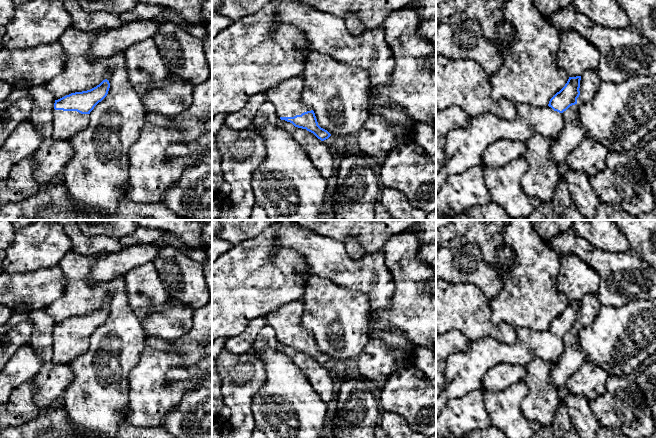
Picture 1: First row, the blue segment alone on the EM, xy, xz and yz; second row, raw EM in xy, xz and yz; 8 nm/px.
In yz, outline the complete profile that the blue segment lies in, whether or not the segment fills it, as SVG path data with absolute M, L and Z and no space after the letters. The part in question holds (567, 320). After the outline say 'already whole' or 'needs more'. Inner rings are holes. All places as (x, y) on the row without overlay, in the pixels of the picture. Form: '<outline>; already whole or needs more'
M581 300L569 301L565 310L550 323L547 330L517 329L517 340L511 345L492 338L478 339L471 341L466 352L451 354L446 360L448 366L445 370L445 388L436 398L436 418L451 399L460 398L471 391L482 389L482 377L491 367L499 363L525 366L535 358L552 364L557 363L564 351L562 337L570 330L577 328L577 322L580 319L580 304Z; needs more

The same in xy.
M103 304L96 311L75 316L55 324L52 360L57 364L70 364L83 355L90 345L90 336L108 318L110 307Z; needs more

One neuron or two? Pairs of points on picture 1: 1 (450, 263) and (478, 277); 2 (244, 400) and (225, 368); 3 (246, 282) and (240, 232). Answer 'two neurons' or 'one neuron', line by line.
1: one neuron
2: one neuron
3: two neurons

